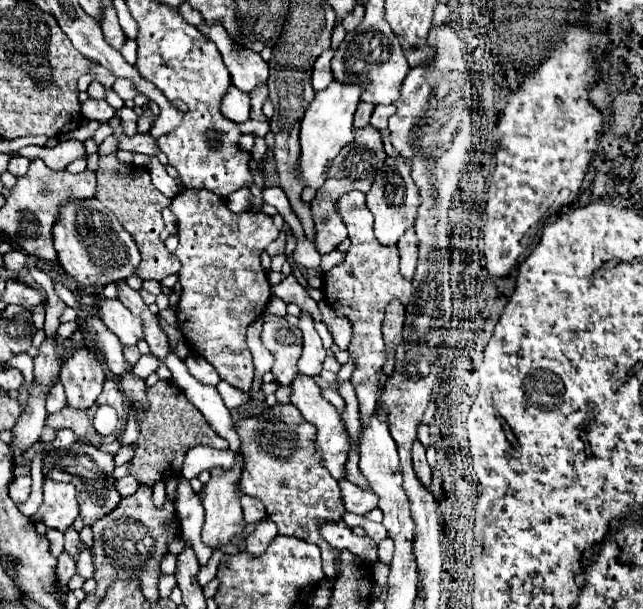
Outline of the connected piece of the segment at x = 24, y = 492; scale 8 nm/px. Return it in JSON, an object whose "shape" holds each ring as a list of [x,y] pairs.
{"shape":[[[18,476],[12,480],[12,484],[8,486],[8,494],[10,498],[14,500],[14,504],[22,504],[28,500],[28,494],[30,494],[30,478],[26,476]]]}

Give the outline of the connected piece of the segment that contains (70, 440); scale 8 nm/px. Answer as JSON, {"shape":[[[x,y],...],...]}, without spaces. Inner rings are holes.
{"shape":[[[70,429],[59,430],[58,436],[52,442],[55,448],[64,449],[69,448],[74,442],[76,442],[76,436]]]}

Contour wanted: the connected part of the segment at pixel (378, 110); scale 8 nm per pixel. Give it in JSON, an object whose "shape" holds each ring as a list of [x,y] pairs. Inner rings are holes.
{"shape":[[[376,106],[374,112],[372,112],[372,118],[370,118],[370,124],[374,128],[378,128],[380,132],[386,132],[388,128],[388,118],[396,112],[394,106]]]}

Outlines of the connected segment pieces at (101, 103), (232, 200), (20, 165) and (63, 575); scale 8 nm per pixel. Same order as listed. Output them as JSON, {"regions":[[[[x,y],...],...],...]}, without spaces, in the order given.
{"regions":[[[[86,100],[82,104],[82,114],[88,118],[88,120],[96,120],[100,124],[106,124],[112,116],[114,116],[114,108],[106,102],[106,100]]],[[[240,188],[238,192],[232,192],[232,194],[226,198],[226,206],[228,206],[232,212],[244,212],[244,210],[246,210],[246,202],[248,202],[248,190],[246,190],[246,188]]],[[[18,156],[18,158],[12,158],[12,160],[10,160],[8,172],[12,172],[16,178],[20,178],[20,176],[24,176],[24,174],[28,172],[28,166],[30,166],[30,160]]],[[[66,552],[60,554],[58,558],[58,564],[56,564],[56,576],[58,576],[58,586],[64,588],[68,584],[68,580],[76,574],[76,564],[74,564],[74,558],[68,556]]]]}

